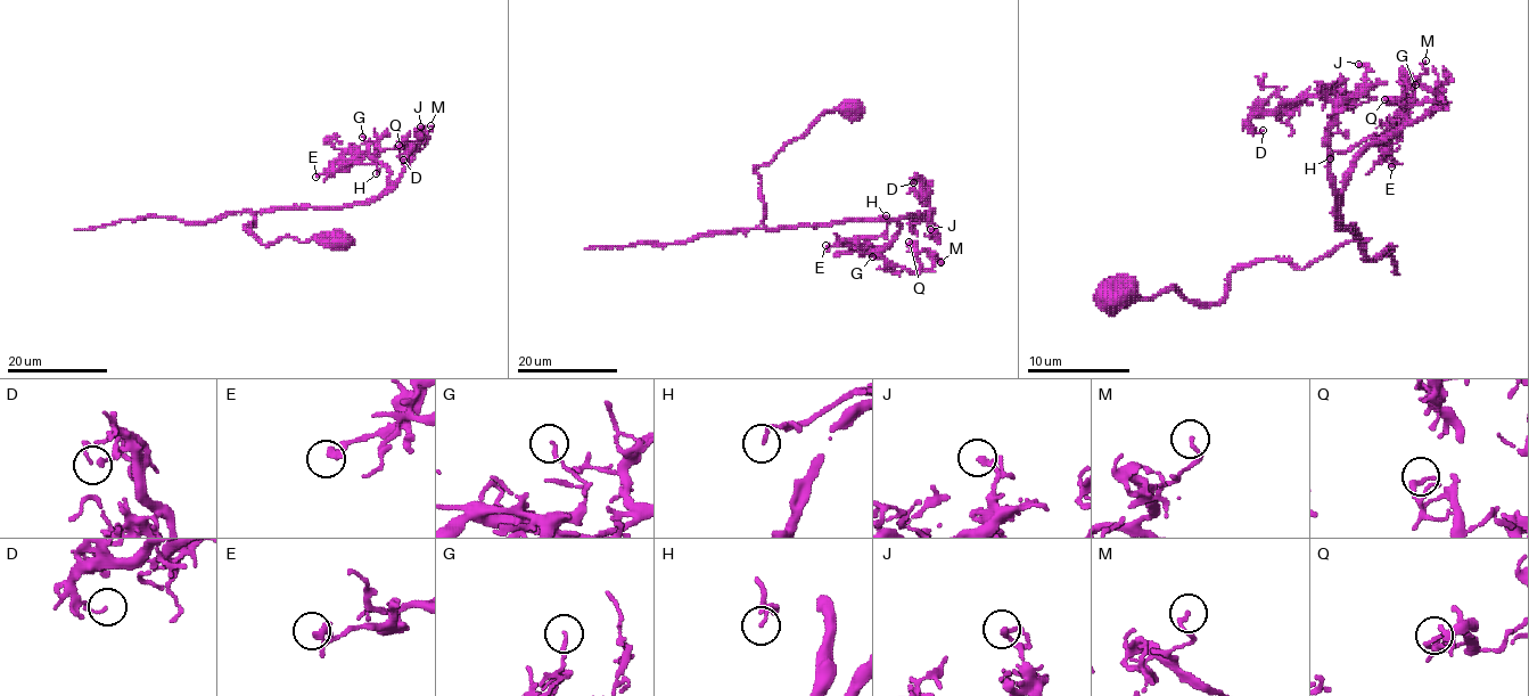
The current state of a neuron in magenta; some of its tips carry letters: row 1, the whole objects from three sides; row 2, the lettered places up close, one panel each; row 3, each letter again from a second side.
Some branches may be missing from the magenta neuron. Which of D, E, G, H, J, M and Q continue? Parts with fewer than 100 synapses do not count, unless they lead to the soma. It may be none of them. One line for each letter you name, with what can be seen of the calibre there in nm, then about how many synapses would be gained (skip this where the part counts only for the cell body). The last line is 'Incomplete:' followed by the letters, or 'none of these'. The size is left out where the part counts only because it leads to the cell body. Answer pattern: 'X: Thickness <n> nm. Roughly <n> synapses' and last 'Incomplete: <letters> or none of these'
Incomplete: none of these

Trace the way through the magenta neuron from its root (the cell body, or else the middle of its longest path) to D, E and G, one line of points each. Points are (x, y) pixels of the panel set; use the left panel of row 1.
D: (340, 242), (285, 236), (263, 244), (245, 227), (269, 210), (370, 204), (394, 186), (419, 144), (403, 160)
E: (340, 242), (263, 244), (245, 227), (269, 210), (370, 204), (388, 172), (352, 157), (315, 177)
G: (340, 242), (285, 236), (263, 244), (245, 227), (254, 227), (255, 212), (372, 202), (388, 172), (362, 137)

